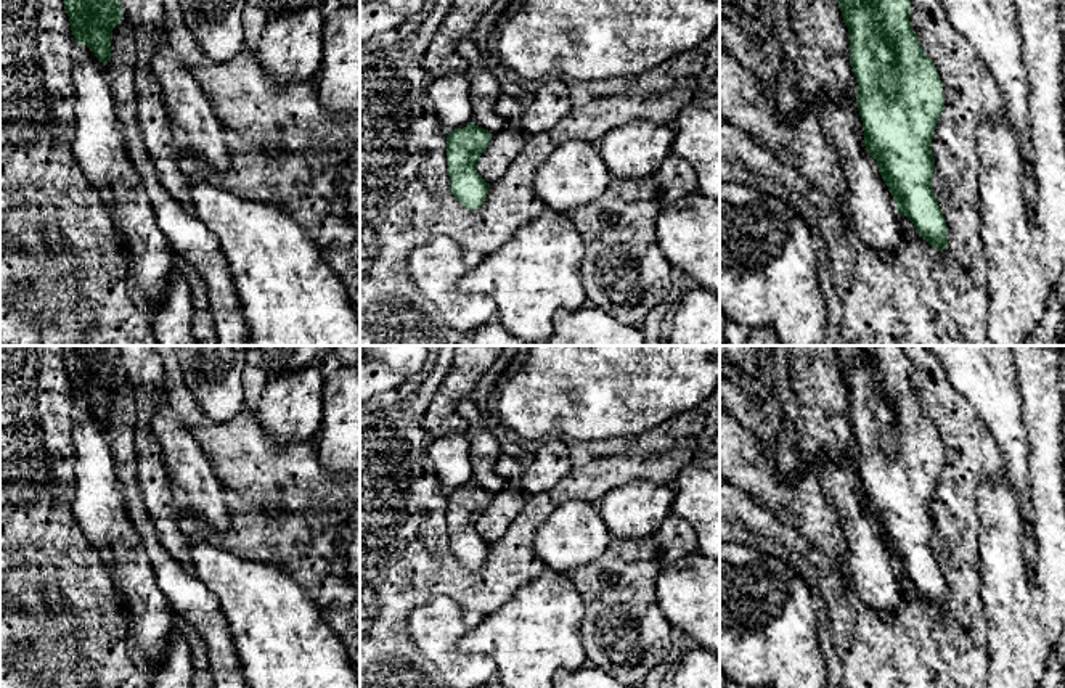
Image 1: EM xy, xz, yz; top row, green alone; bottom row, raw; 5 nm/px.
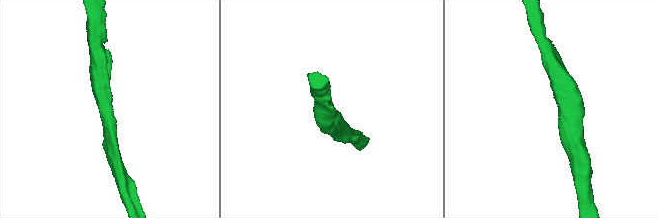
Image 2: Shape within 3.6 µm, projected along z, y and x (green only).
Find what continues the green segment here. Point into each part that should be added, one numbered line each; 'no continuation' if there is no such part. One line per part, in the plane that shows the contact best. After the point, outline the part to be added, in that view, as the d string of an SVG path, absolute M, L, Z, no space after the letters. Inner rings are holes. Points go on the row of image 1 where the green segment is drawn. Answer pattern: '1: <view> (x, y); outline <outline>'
no continuation

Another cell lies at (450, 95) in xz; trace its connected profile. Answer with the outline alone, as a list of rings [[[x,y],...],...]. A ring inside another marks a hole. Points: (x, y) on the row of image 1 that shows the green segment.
[[[451,72],[445,77],[429,77],[427,95],[443,127],[455,130],[471,124],[472,95],[467,74]]]

